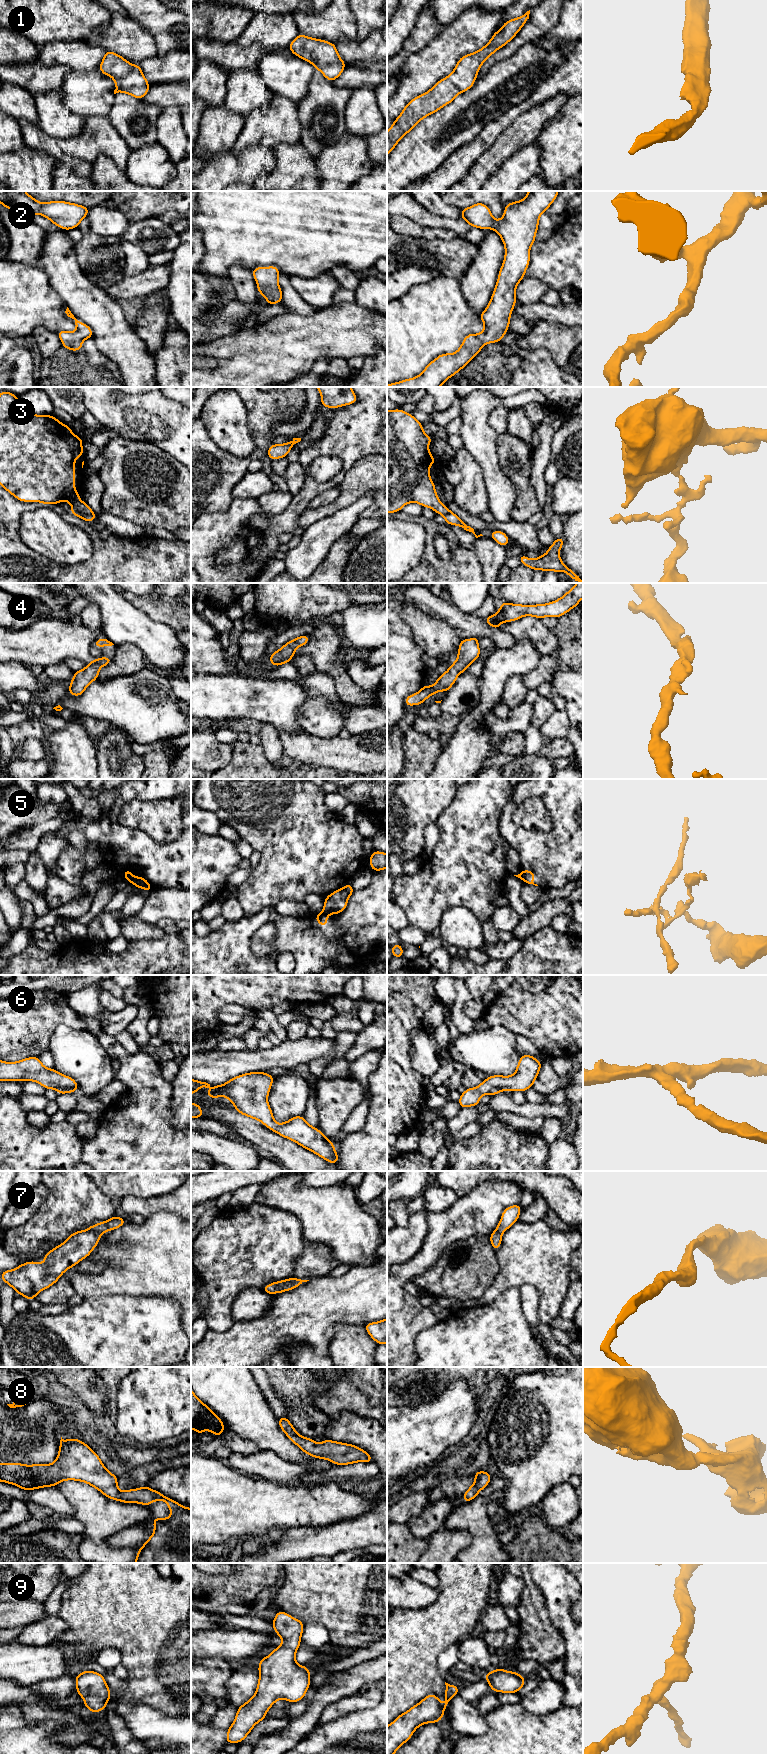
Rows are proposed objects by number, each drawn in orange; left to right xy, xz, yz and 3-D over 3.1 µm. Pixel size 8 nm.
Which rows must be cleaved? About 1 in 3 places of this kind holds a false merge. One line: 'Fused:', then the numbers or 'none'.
Fused: 3, 5

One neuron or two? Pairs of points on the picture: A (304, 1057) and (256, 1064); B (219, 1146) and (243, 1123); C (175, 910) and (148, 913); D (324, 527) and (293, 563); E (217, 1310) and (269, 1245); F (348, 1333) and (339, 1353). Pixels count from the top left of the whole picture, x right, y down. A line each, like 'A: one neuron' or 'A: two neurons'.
A: one neuron
B: two neurons
C: one neuron
D: one neuron
E: one neuron
F: one neuron

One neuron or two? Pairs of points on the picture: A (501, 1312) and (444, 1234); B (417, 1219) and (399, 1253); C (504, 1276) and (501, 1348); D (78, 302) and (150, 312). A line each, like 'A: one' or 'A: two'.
A: two
B: one
C: two
D: two

